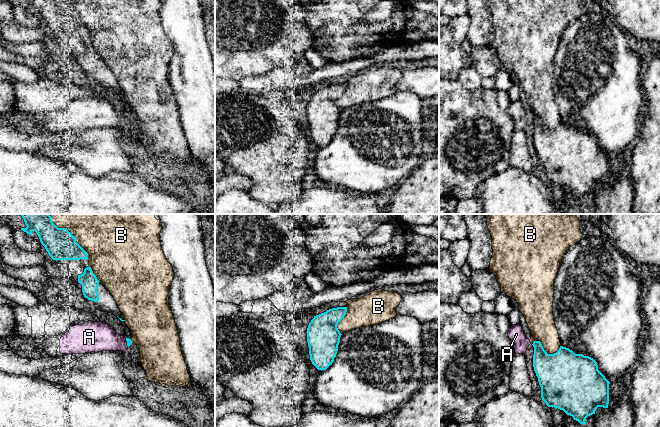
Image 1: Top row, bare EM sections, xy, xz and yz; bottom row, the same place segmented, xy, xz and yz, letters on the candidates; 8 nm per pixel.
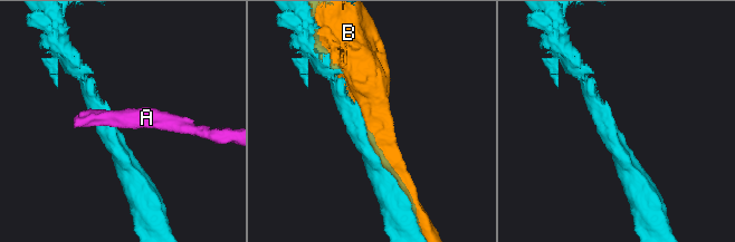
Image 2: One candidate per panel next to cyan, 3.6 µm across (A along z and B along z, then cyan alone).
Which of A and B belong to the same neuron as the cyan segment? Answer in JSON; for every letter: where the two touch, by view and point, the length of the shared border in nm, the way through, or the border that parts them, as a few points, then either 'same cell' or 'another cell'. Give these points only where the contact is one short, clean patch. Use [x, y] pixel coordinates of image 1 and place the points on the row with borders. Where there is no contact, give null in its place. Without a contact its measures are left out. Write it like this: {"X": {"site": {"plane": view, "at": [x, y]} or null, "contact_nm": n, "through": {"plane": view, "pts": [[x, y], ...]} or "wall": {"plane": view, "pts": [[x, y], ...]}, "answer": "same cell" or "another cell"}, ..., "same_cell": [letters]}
{"A": {"site": {"plane": "xy", "at": [127, 342]}, "contact_nm": 80, "wall": {"plane": "xy", "pts": [[125, 338], [128, 346]]}, "answer": "another cell"}, "B": {"site": {"plane": "xy", "at": [71, 233]}, "contact_nm": 480, "answer": "another cell"}, "same_cell": []}

